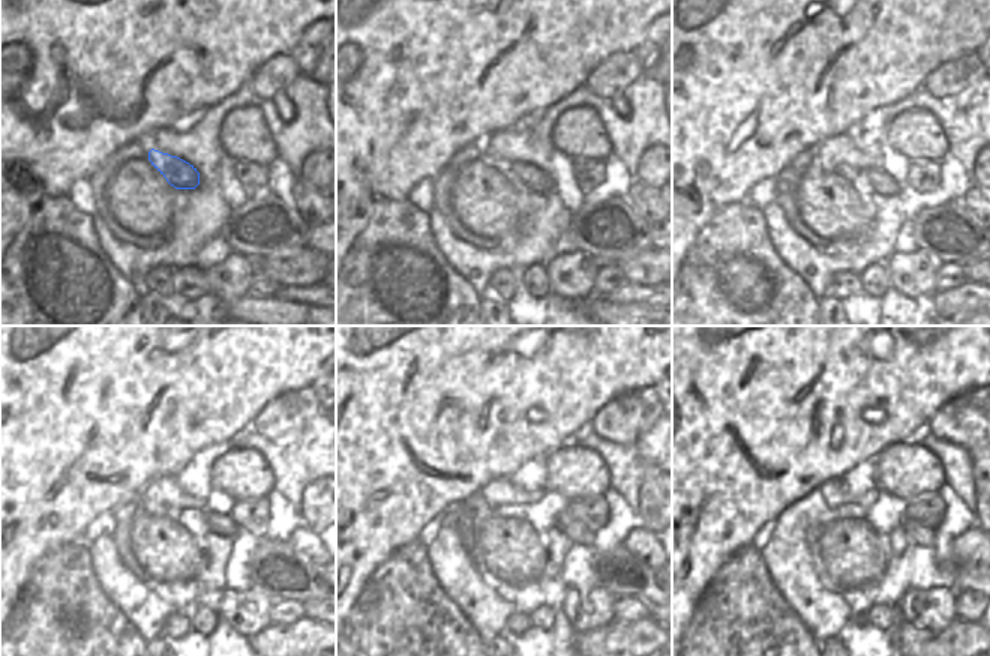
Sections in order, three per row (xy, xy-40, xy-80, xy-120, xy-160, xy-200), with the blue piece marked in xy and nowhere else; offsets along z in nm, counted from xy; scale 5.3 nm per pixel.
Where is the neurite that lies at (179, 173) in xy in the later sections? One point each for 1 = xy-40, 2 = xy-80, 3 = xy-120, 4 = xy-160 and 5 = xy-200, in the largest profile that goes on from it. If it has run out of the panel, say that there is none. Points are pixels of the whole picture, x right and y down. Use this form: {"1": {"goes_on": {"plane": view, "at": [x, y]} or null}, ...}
{"1": {"goes_on": {"plane": "xy-40", "at": [536, 180]}}, "2": {"goes_on": {"plane": "xy-80", "at": [881, 182]}}, "3": {"goes_on": {"plane": "xy-120", "at": [222, 524]}}, "4": {"goes_on": {"plane": "xy-160", "at": [576, 532]}}, "5": {"goes_on": {"plane": "xy-200", "at": [915, 532]}}}

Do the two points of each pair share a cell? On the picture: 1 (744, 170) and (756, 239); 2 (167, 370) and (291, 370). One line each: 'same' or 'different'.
1: different
2: same

